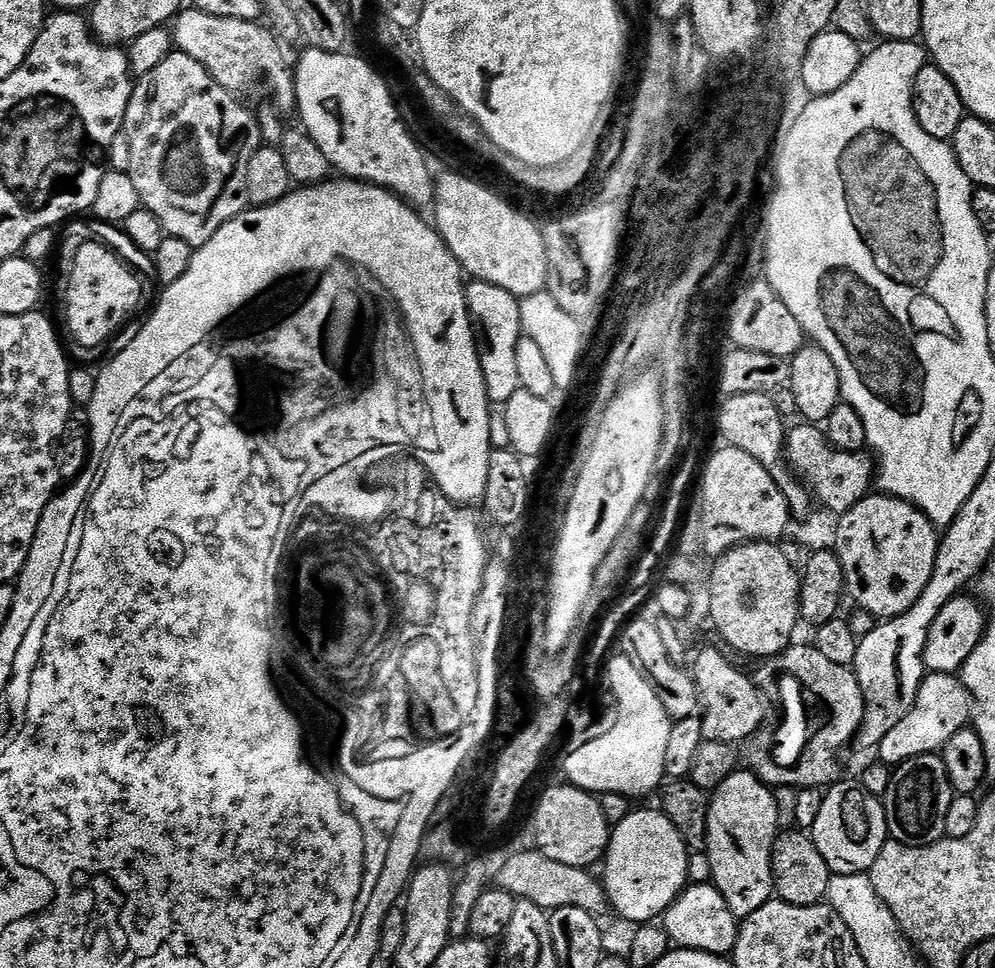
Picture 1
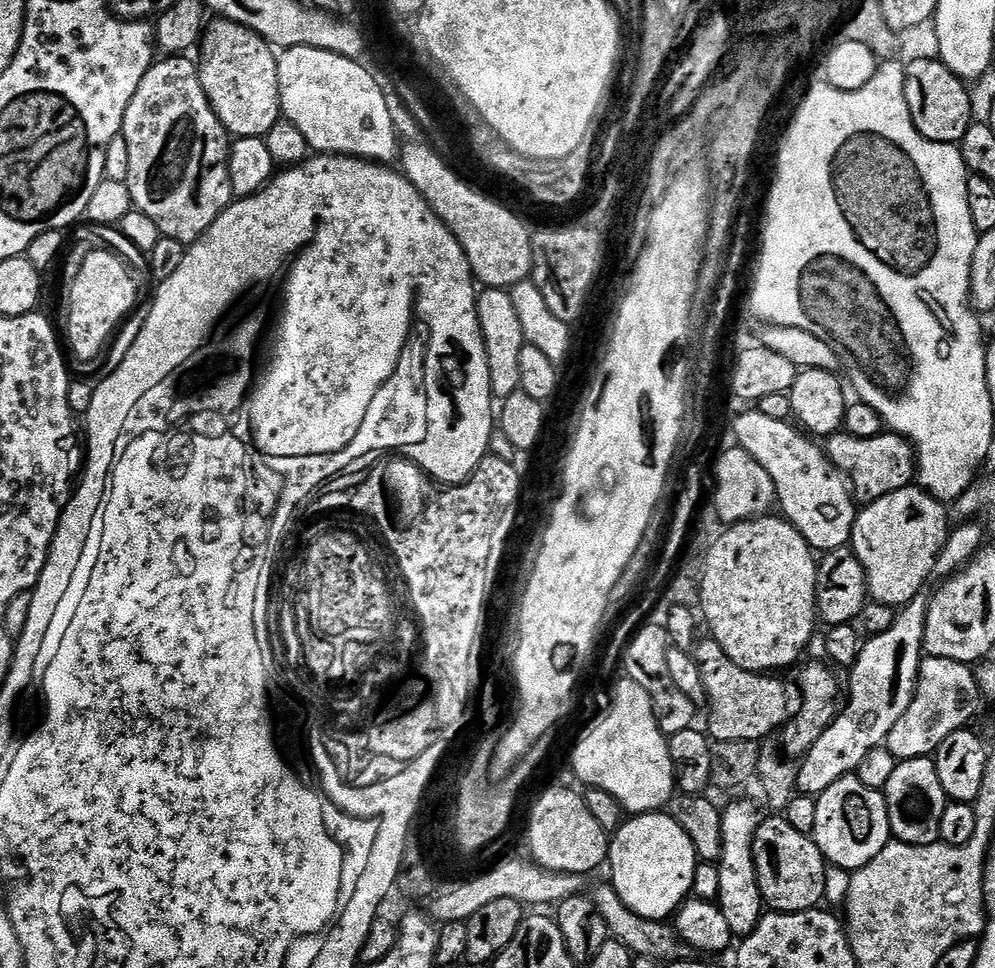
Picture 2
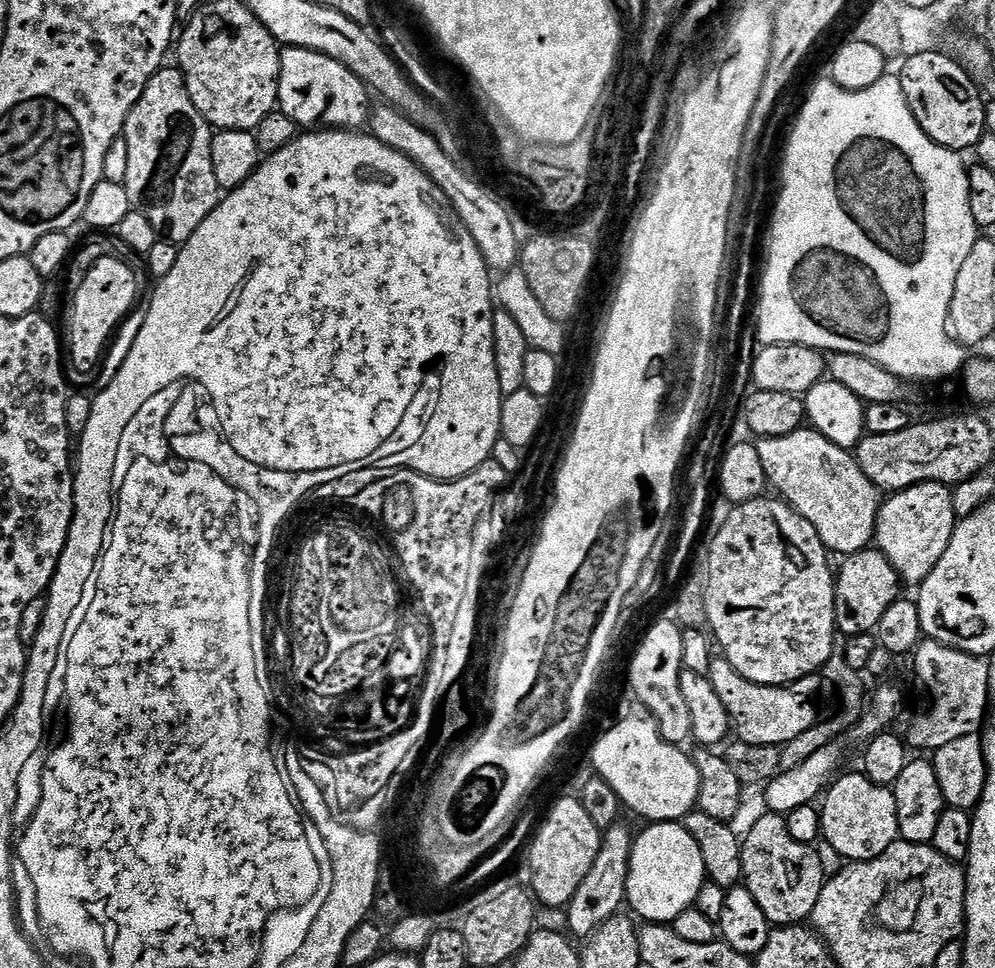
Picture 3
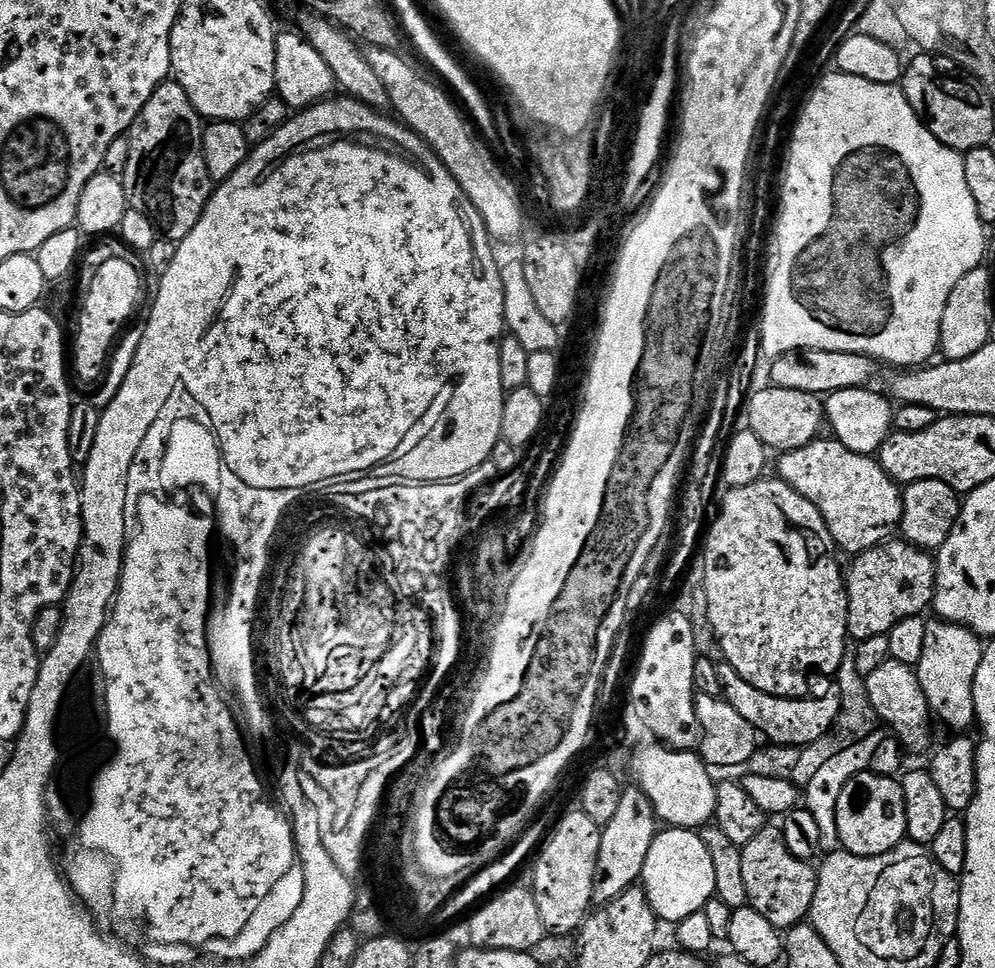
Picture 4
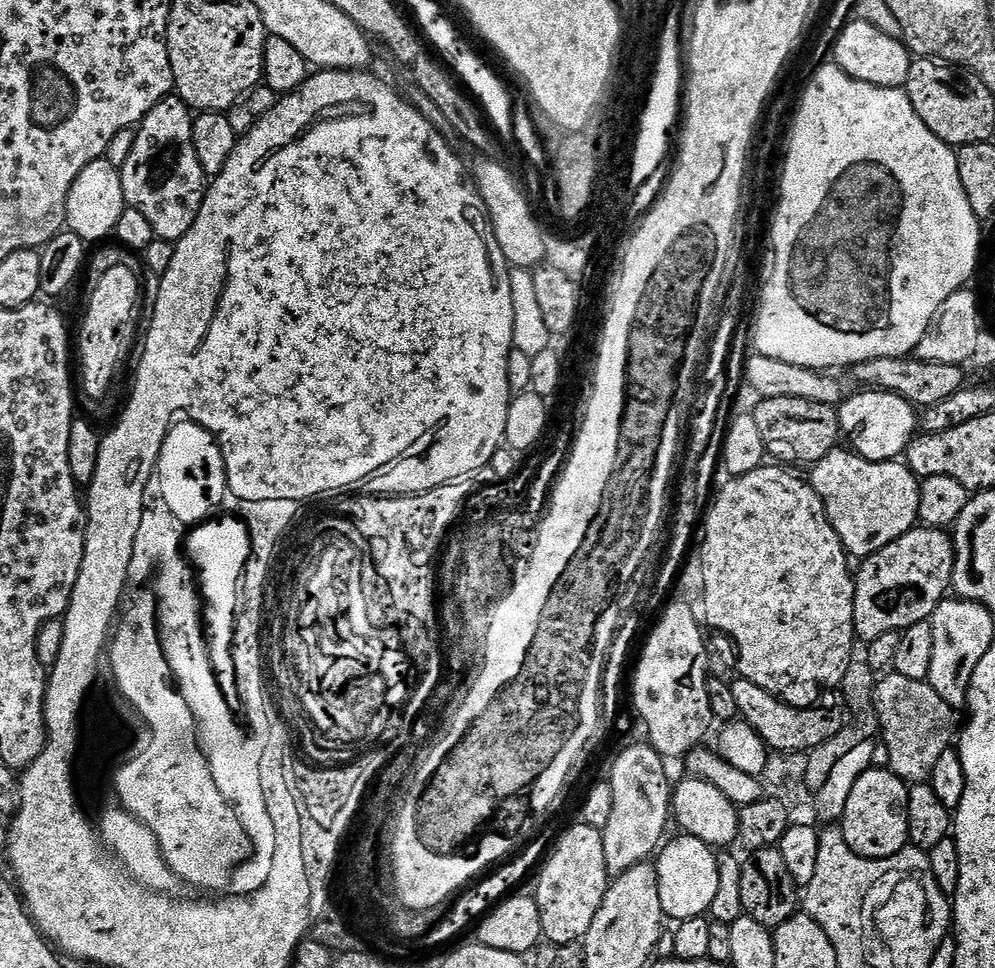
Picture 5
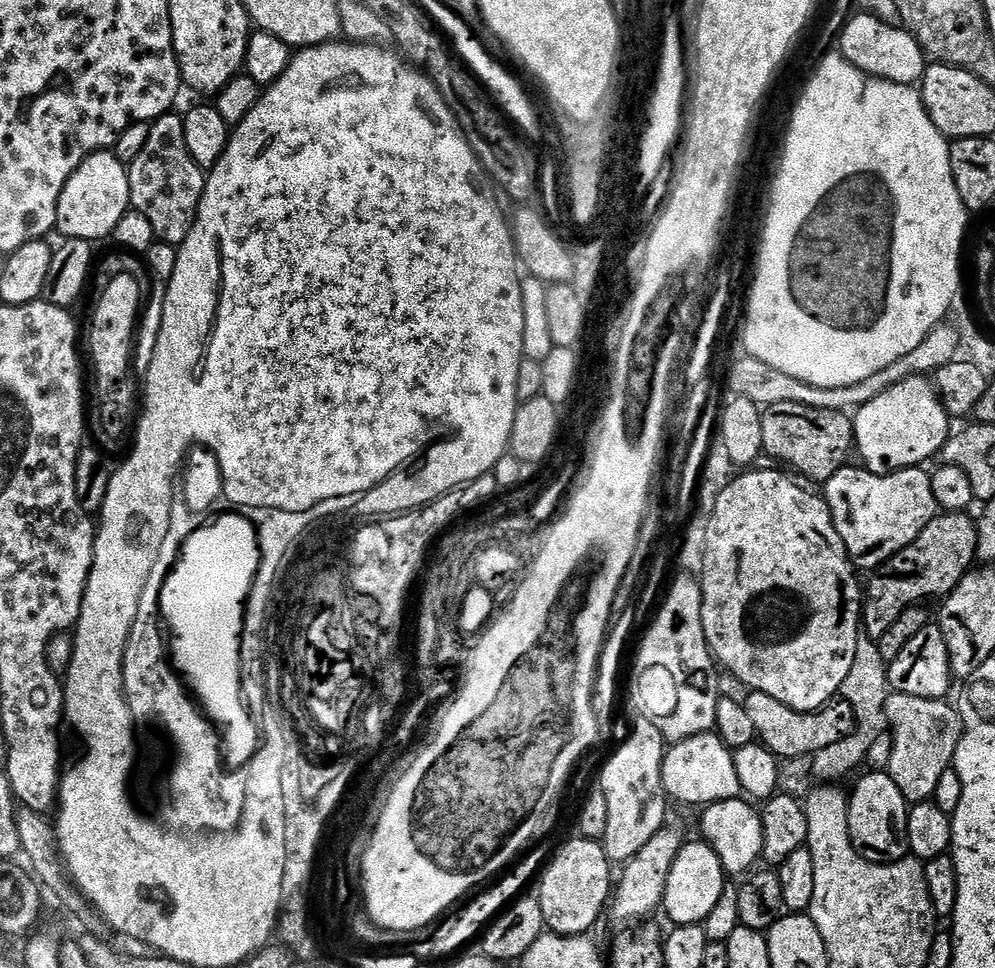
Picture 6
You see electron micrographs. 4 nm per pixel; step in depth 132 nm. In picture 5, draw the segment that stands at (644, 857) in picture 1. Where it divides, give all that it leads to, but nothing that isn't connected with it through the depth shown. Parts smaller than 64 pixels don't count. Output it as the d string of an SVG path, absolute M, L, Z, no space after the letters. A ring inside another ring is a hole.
M687 834L670 840L667 841L668 848L667 844L661 847L654 860L658 874L658 898L662 898L664 915L672 922L704 916L711 909L714 893L718 890L716 852L698 838Z

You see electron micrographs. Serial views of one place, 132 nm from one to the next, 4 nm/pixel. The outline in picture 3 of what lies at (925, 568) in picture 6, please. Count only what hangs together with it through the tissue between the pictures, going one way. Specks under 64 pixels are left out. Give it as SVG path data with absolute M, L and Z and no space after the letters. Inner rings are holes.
M873 547L864 548L853 555L847 556L843 559L844 563L840 570L836 572L836 586L835 586L835 618L837 631L845 637L857 636L860 633L875 631L878 622L882 615L893 604L894 601L901 597L902 581L900 576L890 566L890 562L885 558L879 549Z

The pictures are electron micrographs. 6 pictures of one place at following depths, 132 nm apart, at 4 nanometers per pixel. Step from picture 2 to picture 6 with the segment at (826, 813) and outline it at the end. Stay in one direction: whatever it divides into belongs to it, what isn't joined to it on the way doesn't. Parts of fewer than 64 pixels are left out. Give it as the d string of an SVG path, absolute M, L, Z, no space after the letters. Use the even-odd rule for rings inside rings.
M865 771L865 776L856 784L856 789L851 789L848 798L848 825L850 826L850 838L854 850L862 858L866 858L875 864L893 864L905 859L909 855L908 835L906 834L906 822L908 821L908 800L894 786L894 778L890 778L887 771Z

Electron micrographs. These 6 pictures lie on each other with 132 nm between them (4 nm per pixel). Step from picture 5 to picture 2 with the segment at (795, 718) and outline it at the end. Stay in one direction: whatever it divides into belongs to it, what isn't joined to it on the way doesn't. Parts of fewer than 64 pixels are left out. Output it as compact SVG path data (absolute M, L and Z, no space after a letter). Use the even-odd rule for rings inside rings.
M702 639L695 645L694 655L702 674L708 728L706 732L713 741L755 740L763 742L779 733L789 723L794 712L794 700L788 697L788 688L772 674L748 672L738 666L722 650L717 640Z

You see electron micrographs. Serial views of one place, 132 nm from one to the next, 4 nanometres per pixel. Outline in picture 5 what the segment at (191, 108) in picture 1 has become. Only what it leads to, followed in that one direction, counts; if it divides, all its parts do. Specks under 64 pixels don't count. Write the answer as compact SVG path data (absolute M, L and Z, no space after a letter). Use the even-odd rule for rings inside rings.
M167 96L136 128L134 150L120 167L124 203L138 210L150 222L152 234L158 240L180 240L194 226L198 210L204 201L206 177L198 154L194 154L192 133L193 109L179 96Z

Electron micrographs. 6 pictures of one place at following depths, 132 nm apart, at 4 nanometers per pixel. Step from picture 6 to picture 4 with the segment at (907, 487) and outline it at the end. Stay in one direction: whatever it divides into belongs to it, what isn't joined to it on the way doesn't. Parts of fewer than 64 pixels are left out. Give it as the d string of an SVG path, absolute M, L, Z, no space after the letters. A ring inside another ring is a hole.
M817 438L812 443L802 446L793 452L785 452L779 457L779 479L785 480L790 487L798 490L802 498L814 502L830 530L837 549L859 554L887 541L899 529L902 510L904 509L904 494L901 485L891 480L882 470L879 459L863 456L854 450L846 450L842 442L835 438Z

